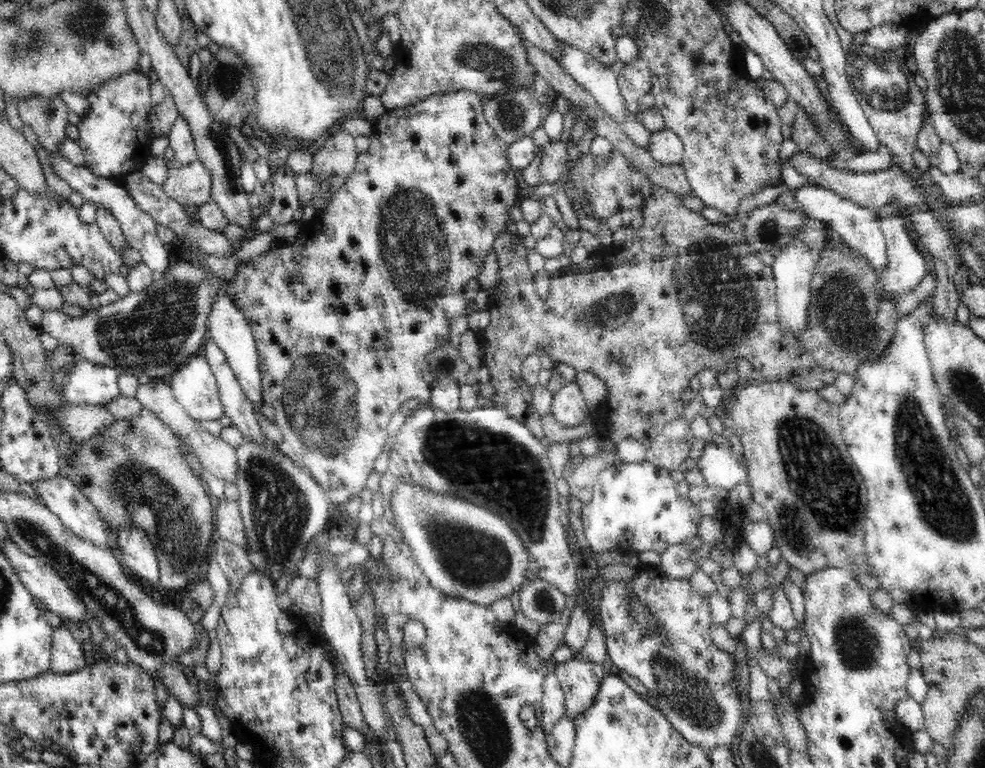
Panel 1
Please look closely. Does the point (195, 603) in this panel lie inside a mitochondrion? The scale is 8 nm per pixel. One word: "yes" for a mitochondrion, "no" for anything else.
yes

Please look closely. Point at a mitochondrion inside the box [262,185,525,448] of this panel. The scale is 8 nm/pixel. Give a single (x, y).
(427, 266)

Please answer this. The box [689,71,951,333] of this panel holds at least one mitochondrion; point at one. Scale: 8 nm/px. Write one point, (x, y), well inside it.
(765, 231)

